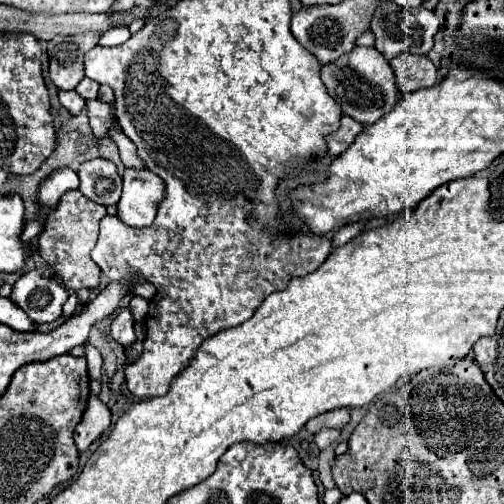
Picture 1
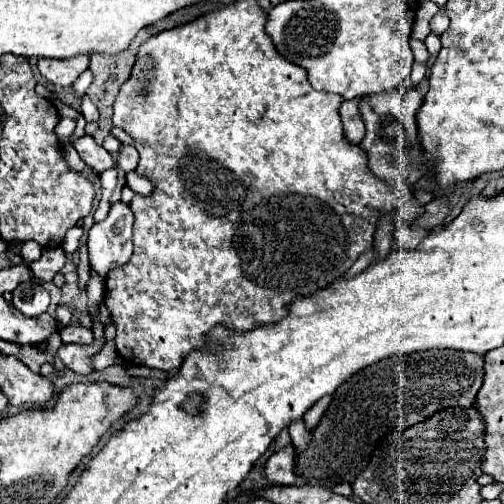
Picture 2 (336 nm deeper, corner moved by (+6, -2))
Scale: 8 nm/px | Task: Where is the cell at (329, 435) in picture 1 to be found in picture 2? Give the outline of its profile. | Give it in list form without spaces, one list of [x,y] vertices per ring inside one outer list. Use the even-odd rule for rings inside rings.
[[[291,445],[273,453],[267,459],[265,477],[271,483],[279,483],[279,485],[295,485],[297,483],[297,477],[293,477],[293,447]]]

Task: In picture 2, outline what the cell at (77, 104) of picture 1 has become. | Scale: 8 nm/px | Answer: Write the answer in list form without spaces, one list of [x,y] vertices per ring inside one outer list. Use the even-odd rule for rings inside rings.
[[[85,135],[85,137],[81,137],[81,139],[75,141],[75,151],[97,173],[103,173],[105,169],[111,169],[115,165],[113,157],[101,145],[97,145],[93,141],[93,137],[89,137],[89,135]]]

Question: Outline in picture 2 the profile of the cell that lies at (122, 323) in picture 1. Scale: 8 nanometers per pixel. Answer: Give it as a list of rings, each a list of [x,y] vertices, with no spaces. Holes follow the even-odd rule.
[[[75,323],[75,325],[63,325],[59,329],[59,335],[61,335],[63,343],[81,343],[81,345],[87,345],[89,341],[93,341],[93,331],[81,327],[79,323]]]

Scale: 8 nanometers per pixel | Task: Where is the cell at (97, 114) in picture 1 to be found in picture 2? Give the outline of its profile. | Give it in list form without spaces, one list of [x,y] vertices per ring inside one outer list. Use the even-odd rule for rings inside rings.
[[[131,145],[121,147],[117,163],[119,163],[119,167],[121,167],[125,173],[127,173],[127,171],[133,171],[133,169],[137,167],[137,163],[139,163],[139,153],[137,153],[137,149],[131,147]]]

